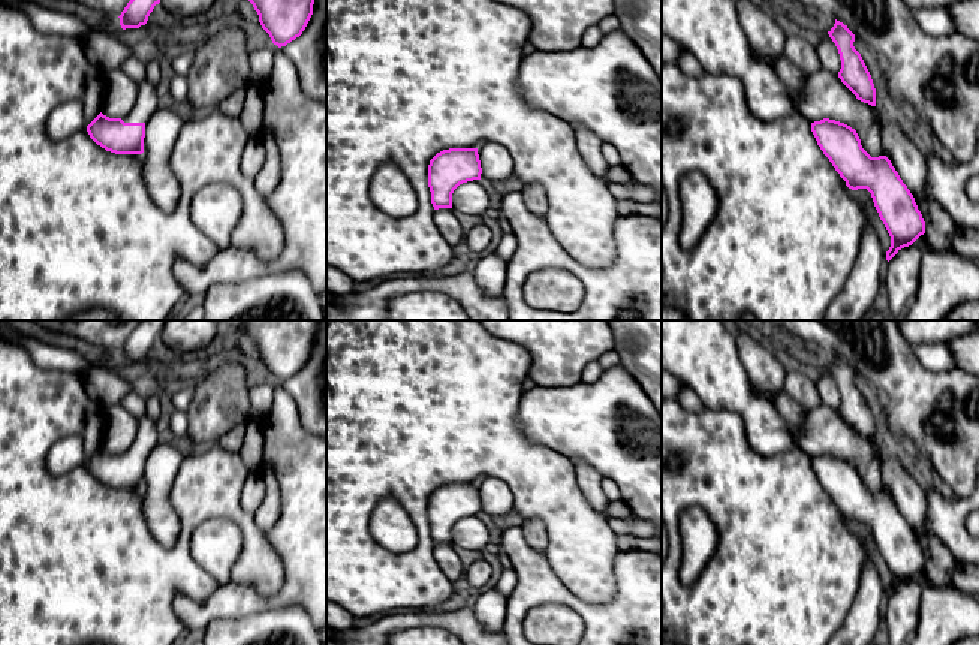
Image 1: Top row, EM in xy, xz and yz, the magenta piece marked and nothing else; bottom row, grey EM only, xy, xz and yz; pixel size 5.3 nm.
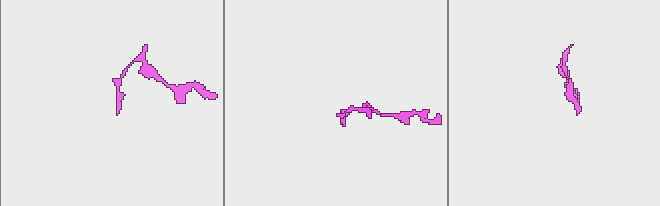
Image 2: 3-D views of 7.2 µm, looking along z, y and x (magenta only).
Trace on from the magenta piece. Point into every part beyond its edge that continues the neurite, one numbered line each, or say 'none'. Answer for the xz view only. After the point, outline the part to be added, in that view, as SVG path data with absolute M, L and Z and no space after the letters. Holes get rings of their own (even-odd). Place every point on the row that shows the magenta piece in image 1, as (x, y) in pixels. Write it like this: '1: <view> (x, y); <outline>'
none

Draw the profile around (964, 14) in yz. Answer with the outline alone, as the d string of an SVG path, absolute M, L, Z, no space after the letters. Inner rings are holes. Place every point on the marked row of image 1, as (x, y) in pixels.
M961 0L948 6L954 31L979 42L979 0Z

